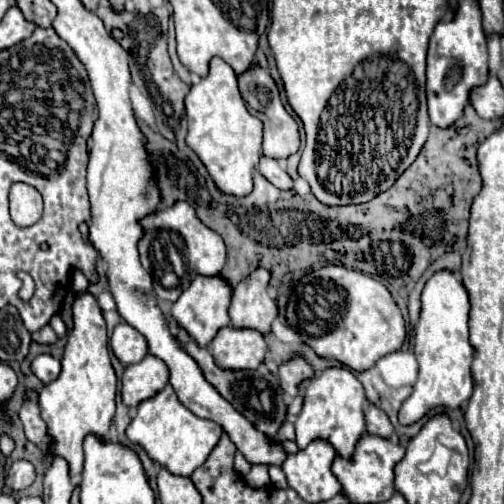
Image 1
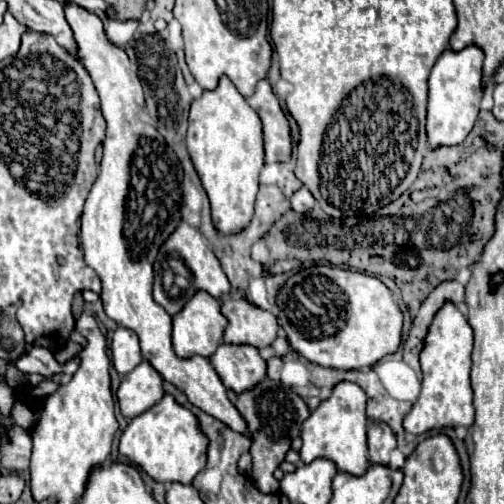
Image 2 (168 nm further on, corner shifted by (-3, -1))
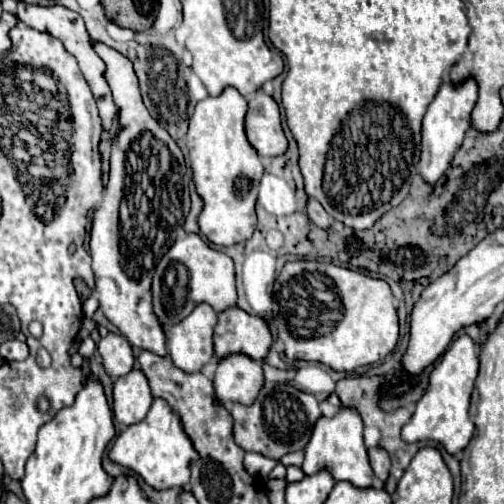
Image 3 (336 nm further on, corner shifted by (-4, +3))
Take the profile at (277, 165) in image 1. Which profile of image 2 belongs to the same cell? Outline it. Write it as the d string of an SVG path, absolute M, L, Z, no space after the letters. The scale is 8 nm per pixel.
M300 187L292 197L290 197L290 203L292 203L292 209L296 211L296 213L306 213L306 211L310 211L312 207L314 207L314 197L312 197L312 193L306 189L306 187Z

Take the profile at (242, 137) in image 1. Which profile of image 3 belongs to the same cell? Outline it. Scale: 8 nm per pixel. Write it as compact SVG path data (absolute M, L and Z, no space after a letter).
M229 87L219 97L207 97L205 101L197 103L187 131L193 181L199 197L203 199L203 209L197 217L197 225L211 243L223 247L247 241L257 225L255 201L263 165L257 151L245 137L245 113L245 97L237 89Z

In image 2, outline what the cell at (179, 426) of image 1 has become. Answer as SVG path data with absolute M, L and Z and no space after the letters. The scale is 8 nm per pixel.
M164 395L156 405L128 423L120 437L120 453L134 465L140 465L158 483L192 483L194 475L206 465L208 439L204 439L196 415L186 407L180 407L172 395Z

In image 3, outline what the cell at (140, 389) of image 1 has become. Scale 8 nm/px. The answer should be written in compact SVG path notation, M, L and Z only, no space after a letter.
M131 371L119 377L113 385L113 415L123 425L133 425L145 419L153 403L149 383L141 371Z

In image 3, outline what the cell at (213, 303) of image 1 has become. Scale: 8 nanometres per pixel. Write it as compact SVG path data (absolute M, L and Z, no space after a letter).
M201 303L179 325L169 329L167 349L173 363L185 373L201 371L213 357L213 327L217 313Z

